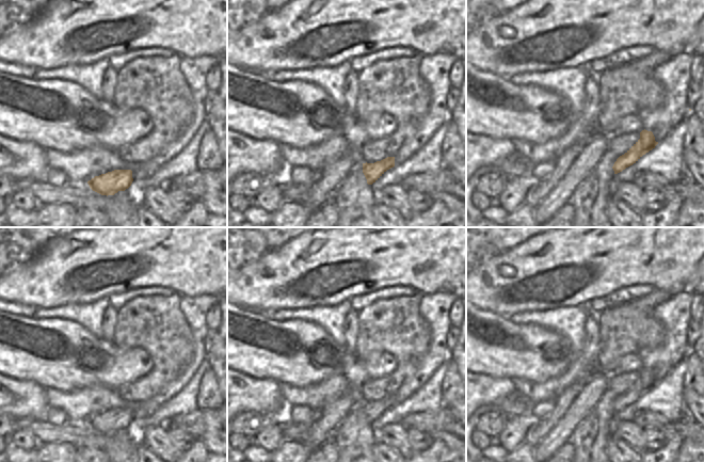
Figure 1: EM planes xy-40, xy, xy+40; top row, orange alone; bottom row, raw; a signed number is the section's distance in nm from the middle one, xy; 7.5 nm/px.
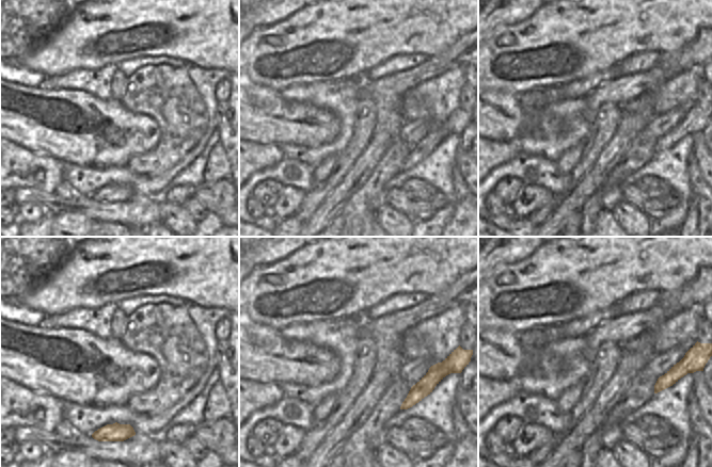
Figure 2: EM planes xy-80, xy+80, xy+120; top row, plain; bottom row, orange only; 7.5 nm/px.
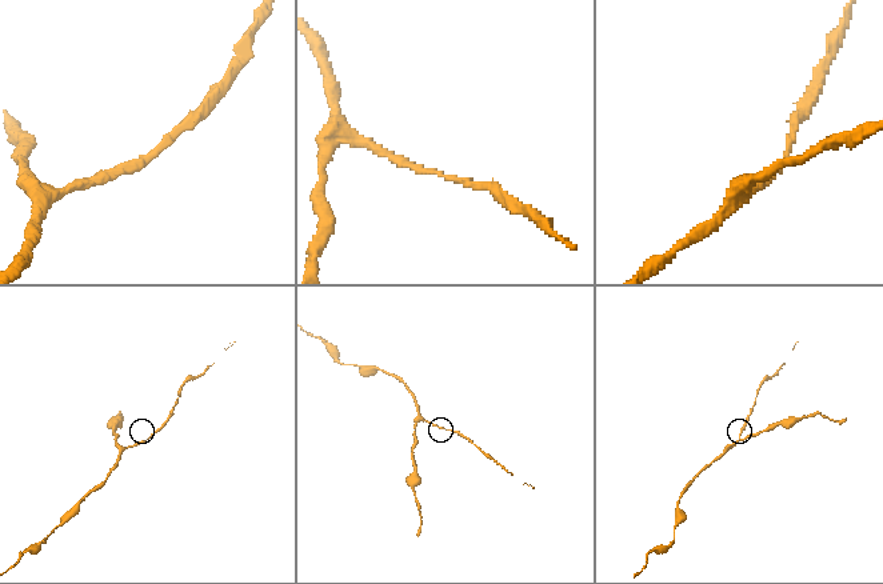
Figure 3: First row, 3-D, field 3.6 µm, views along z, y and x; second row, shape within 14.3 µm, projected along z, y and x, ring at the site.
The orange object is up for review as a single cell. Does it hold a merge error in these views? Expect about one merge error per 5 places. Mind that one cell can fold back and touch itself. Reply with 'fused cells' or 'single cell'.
single cell

